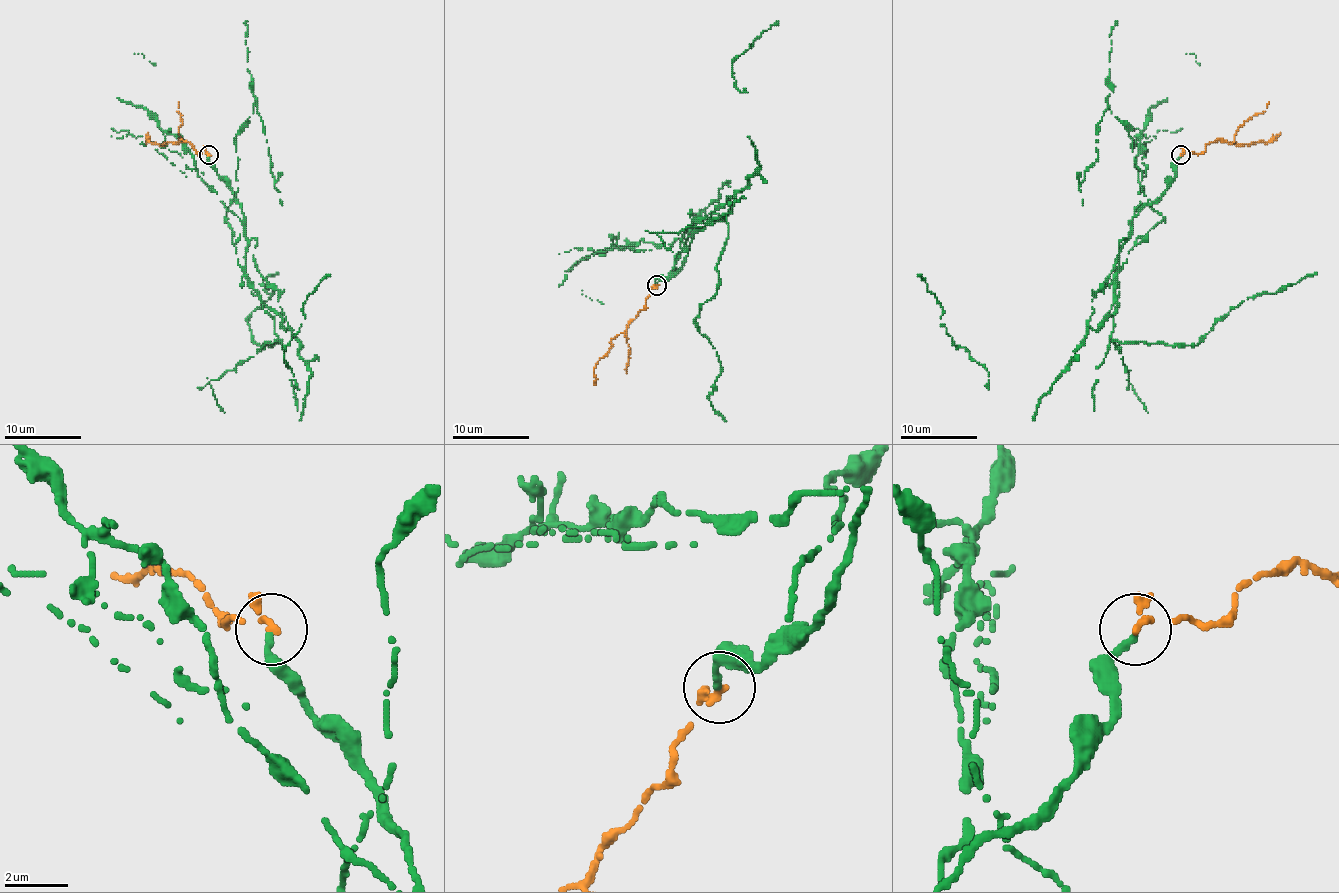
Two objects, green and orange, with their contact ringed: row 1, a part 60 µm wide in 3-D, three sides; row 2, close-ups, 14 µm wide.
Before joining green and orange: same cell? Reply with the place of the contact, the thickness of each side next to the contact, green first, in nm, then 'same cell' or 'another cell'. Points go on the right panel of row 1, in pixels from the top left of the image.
place (1181, 155); calibres 240 and 170 nm; another cell

